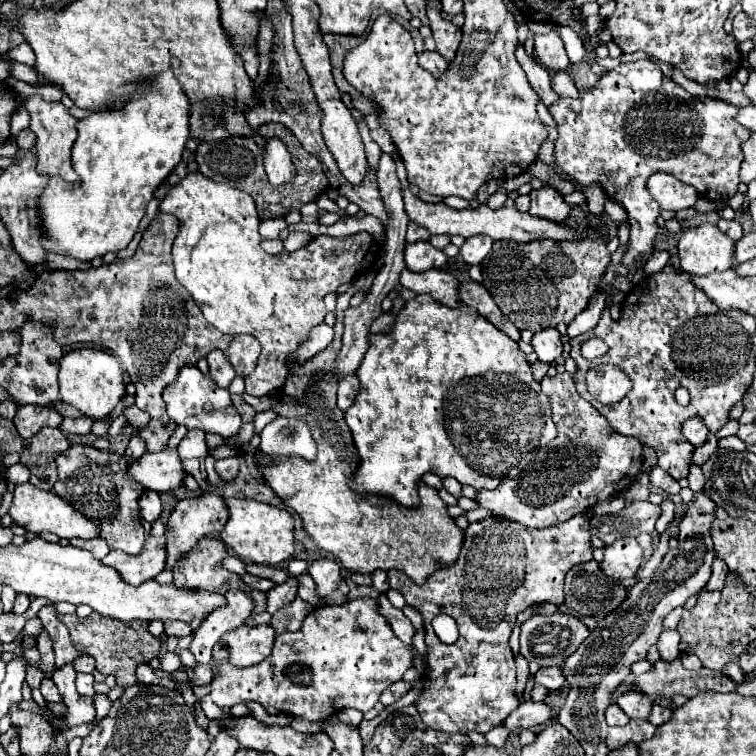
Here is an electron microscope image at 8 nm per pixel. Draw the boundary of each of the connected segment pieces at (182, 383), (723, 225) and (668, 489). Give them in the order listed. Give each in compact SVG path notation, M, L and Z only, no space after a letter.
M184 366L180 370L178 380L164 390L164 402L166 402L168 416L176 424L184 424L186 428L200 428L204 432L214 432L220 434L222 438L230 438L238 434L242 424L242 418L236 412L228 390L218 388L210 380L210 376L202 374L196 366Z
M718 220L718 228L720 228L726 236L730 236L732 240L740 240L742 234L744 234L738 220Z
M654 466L654 468L650 470L650 484L652 484L654 488L666 492L666 494L678 494L678 492L680 492L680 484L678 484L668 472L664 472L664 470L658 468L658 466Z

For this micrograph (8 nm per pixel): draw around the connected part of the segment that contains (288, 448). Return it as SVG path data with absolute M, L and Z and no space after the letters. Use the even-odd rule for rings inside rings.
M278 416L264 426L260 434L258 450L272 460L282 454L298 454L300 458L312 462L316 456L316 442L310 434L310 426L302 418L284 418Z

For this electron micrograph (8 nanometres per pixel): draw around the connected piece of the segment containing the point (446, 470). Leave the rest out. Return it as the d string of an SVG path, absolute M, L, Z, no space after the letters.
M426 294L416 296L414 300L406 302L402 312L398 312L396 324L392 326L392 334L378 334L378 336L368 338L368 350L362 358L362 364L360 364L356 376L360 380L360 394L356 396L354 406L346 410L344 420L352 432L352 440L360 454L360 466L358 466L356 474L352 474L348 478L346 484L350 486L350 490L354 490L358 494L378 494L378 496L382 494L386 498L392 498L400 506L416 508L420 502L416 486L426 472L432 472L440 478L452 476L460 484L474 486L476 490L494 490L498 486L500 478L514 478L518 474L518 470L526 468L526 464L532 460L534 452L540 450L542 444L548 444L556 438L556 426L554 426L552 414L550 414L550 398L546 398L546 394L542 394L540 382L536 382L532 378L530 364L526 362L526 354L518 348L518 344L514 340L510 340L506 334L502 334L498 328L494 328L486 318L480 318L478 312L470 310L470 306L466 306L466 304L460 304L458 308L448 308Z

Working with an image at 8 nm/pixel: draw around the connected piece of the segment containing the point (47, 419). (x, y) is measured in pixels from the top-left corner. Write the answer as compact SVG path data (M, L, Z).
M20 406L14 416L14 426L22 438L30 438L44 426L58 428L62 424L62 416L54 414L54 410L46 406Z

